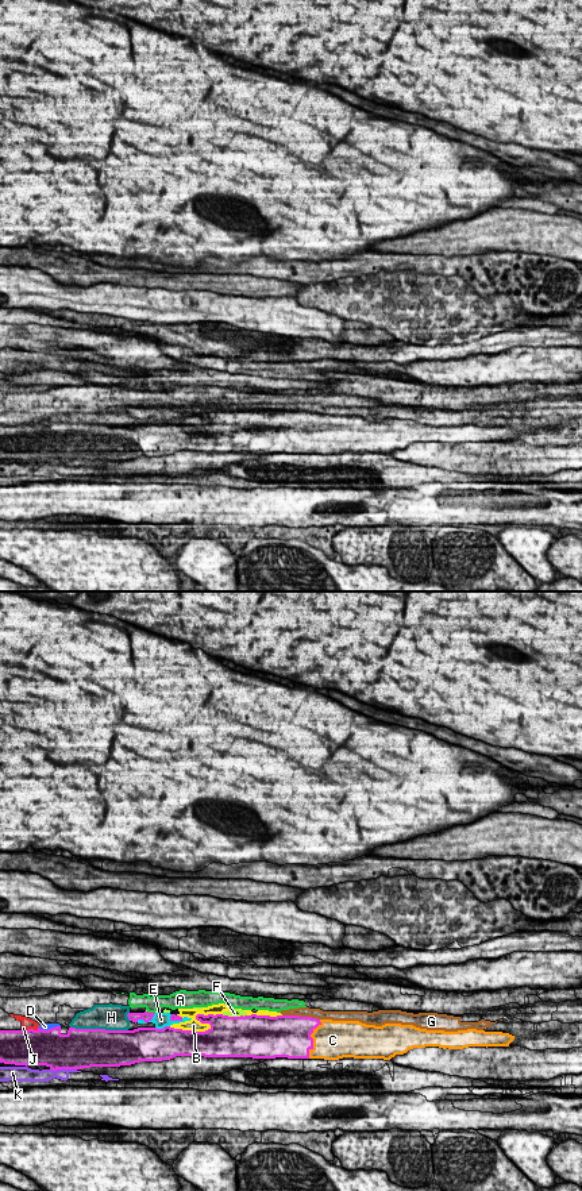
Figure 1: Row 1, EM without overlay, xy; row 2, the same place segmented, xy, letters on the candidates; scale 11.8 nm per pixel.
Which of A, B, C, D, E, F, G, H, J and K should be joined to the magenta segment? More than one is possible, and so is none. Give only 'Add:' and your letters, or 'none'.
Add: C, E

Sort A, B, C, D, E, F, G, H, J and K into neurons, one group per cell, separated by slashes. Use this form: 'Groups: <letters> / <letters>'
Groups: A B D H J / C E / F G / K

